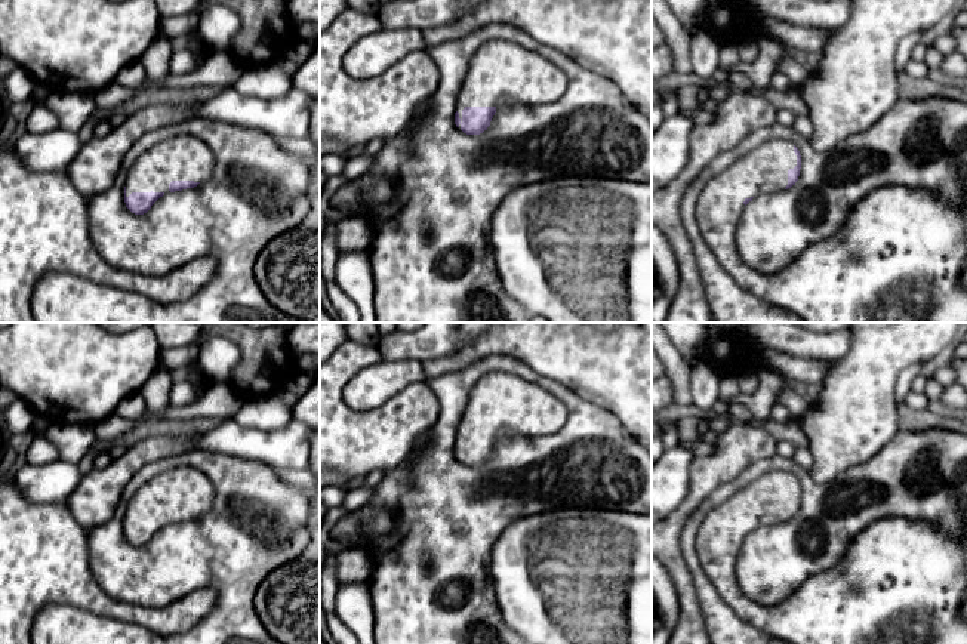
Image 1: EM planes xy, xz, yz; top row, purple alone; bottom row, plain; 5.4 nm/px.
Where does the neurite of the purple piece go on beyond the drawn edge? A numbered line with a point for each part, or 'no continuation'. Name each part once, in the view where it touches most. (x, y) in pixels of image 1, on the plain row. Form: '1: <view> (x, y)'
1: xy (184, 489)
2: xz (501, 400)

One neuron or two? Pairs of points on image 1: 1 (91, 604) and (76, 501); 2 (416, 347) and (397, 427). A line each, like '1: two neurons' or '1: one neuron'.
1: two neurons
2: two neurons

